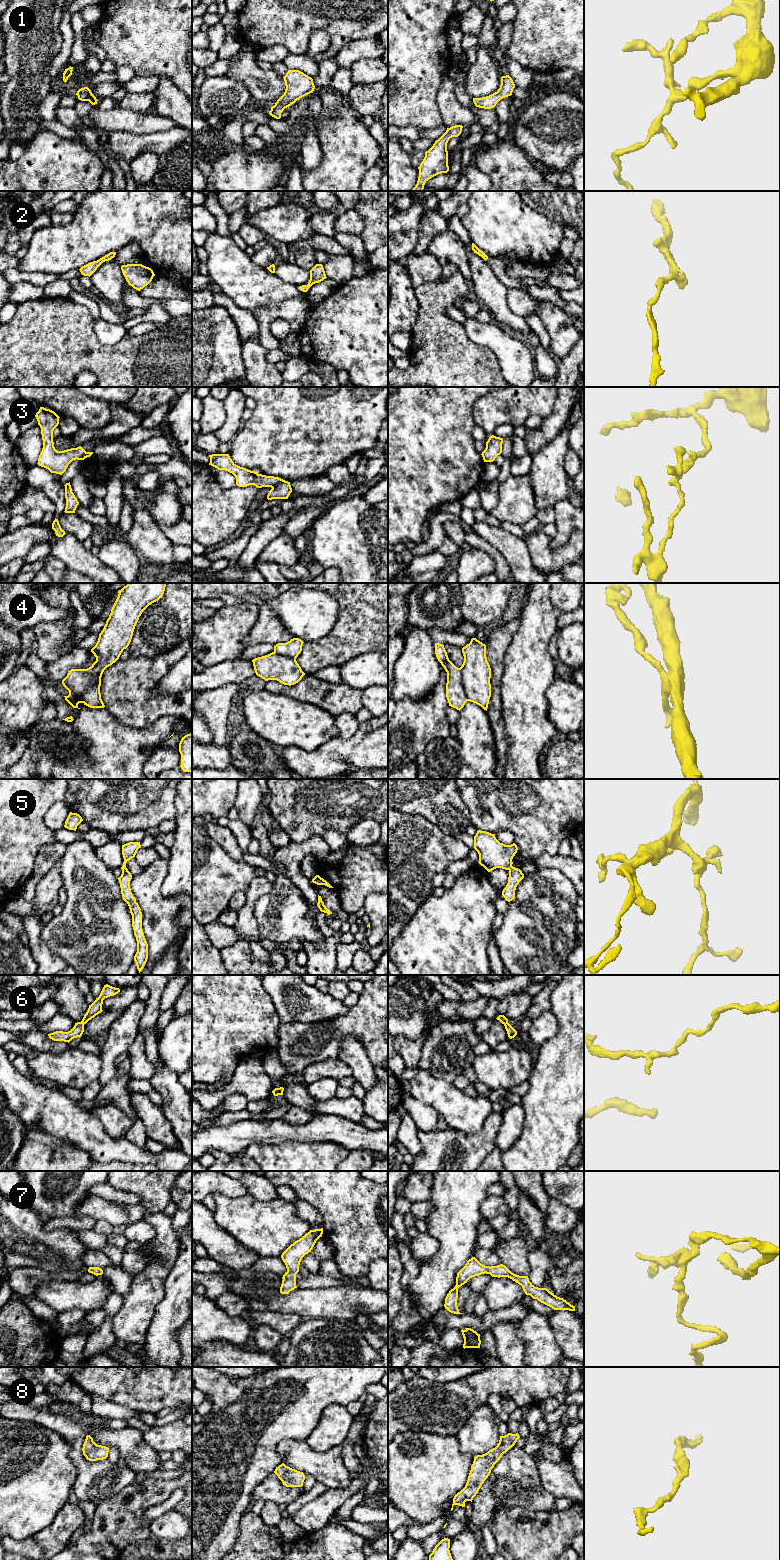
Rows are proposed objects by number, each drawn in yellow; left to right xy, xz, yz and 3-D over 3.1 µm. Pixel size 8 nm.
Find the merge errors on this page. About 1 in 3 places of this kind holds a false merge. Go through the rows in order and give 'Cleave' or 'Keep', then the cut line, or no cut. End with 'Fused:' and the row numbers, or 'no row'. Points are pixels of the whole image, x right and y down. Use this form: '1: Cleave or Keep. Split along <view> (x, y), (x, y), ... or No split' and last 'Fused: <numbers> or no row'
1: Keep. No split
2: Keep. No split
3: Cleave. Split along xz (283, 480), (272, 488)
4: Cleave. Split along yz (459, 668), (464, 695), (468, 700)
5: Keep. No split
6: Keep. No split
7: Keep. No split
8: Keep. No split
Fused: 3, 4

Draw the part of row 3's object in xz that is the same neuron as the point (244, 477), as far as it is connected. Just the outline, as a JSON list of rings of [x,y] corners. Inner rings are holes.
[[[212,454],[209,455],[209,457],[209,465],[217,468],[218,470],[225,470],[232,473],[236,478],[236,485],[239,487],[254,485],[257,488],[273,488],[283,481],[283,479],[279,477],[258,474],[255,471],[240,467],[232,461],[229,454]]]

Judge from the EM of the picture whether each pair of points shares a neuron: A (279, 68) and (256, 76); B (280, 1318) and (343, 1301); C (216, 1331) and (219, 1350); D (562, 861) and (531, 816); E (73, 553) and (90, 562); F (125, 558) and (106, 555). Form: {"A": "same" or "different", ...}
{"A": "different", "B": "different", "C": "different", "D": "different", "E": "same", "F": "same"}

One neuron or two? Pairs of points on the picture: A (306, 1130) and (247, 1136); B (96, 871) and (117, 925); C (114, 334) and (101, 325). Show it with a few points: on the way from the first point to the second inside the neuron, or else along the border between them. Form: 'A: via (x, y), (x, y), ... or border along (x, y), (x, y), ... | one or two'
A: via (291, 1132), (262, 1132) | one
B: via (101, 884), (101, 909), (104, 912) | one
C: via (111, 334), (104, 328) | one

